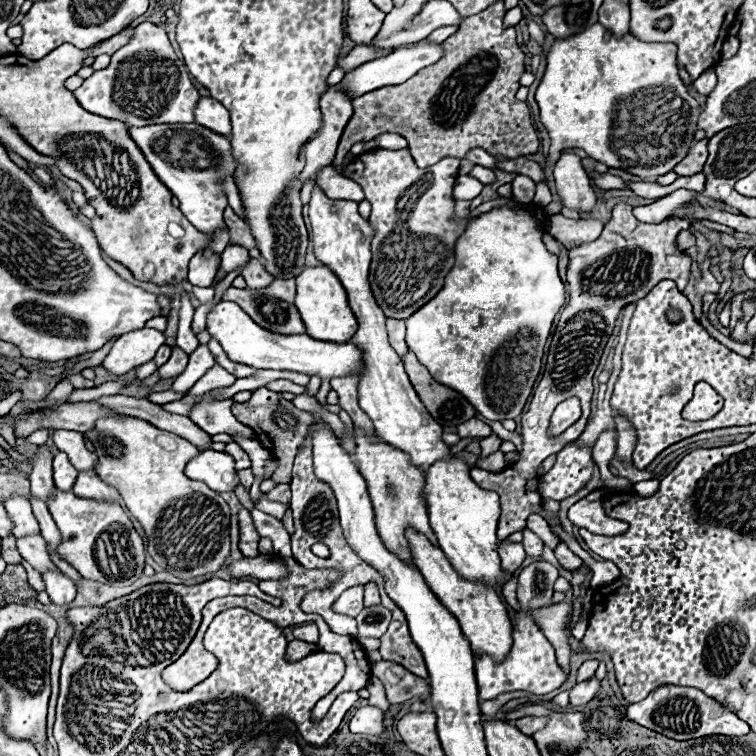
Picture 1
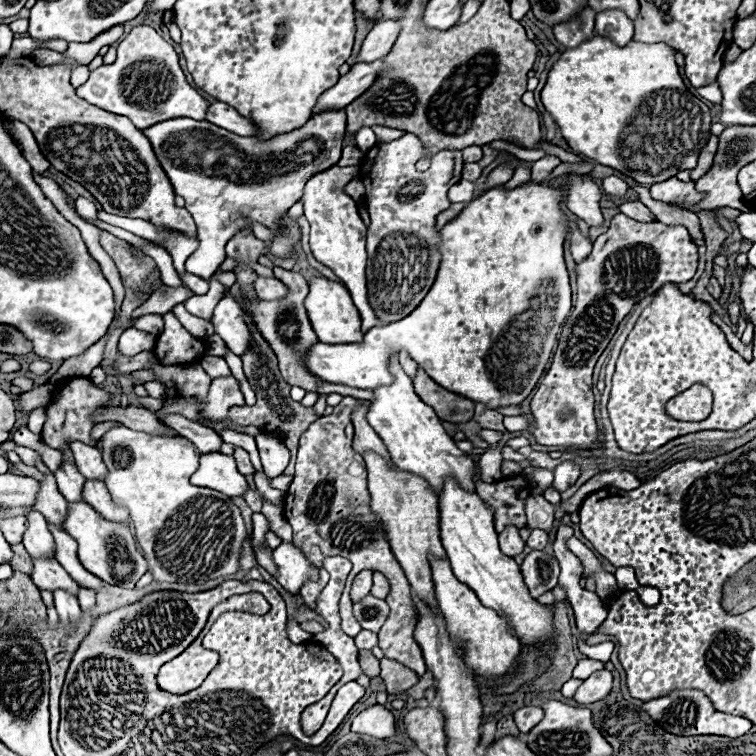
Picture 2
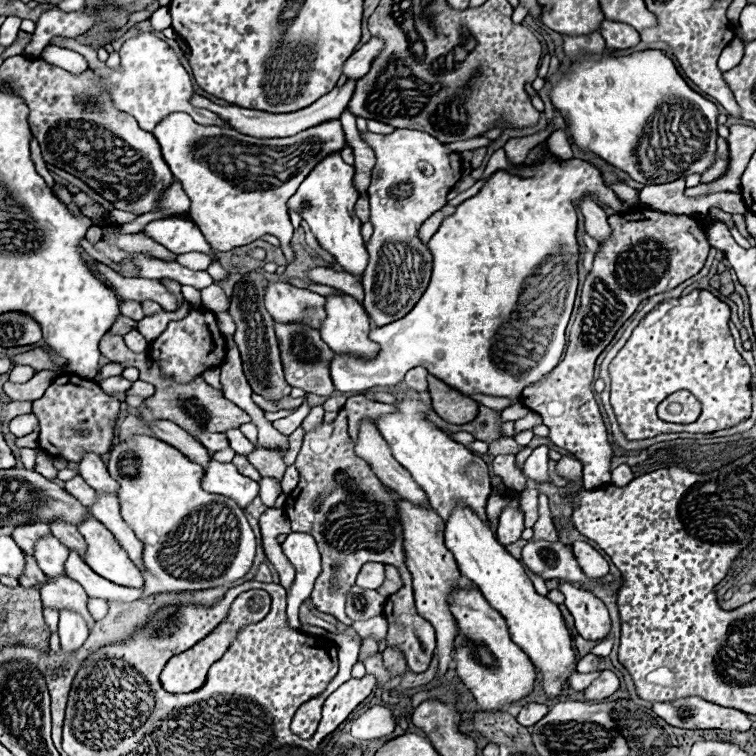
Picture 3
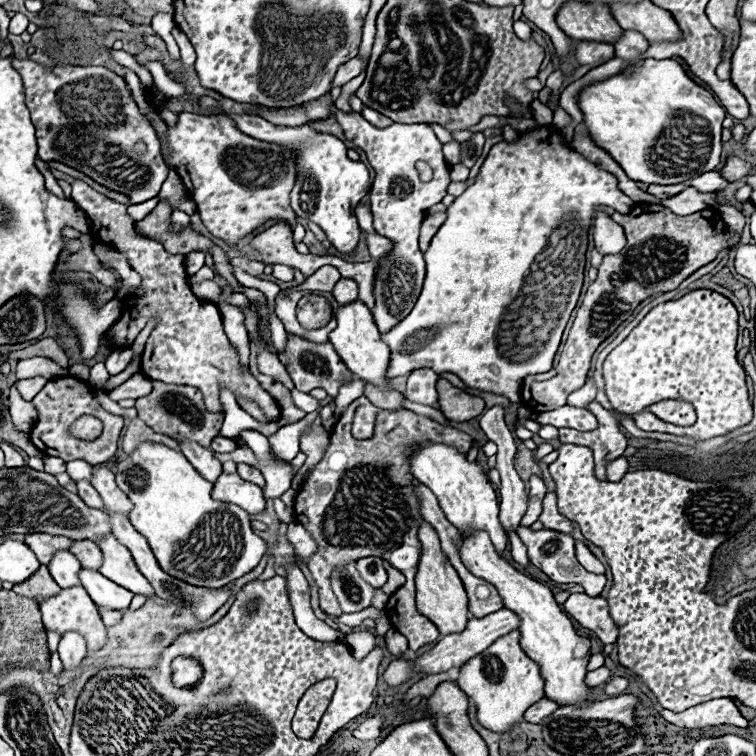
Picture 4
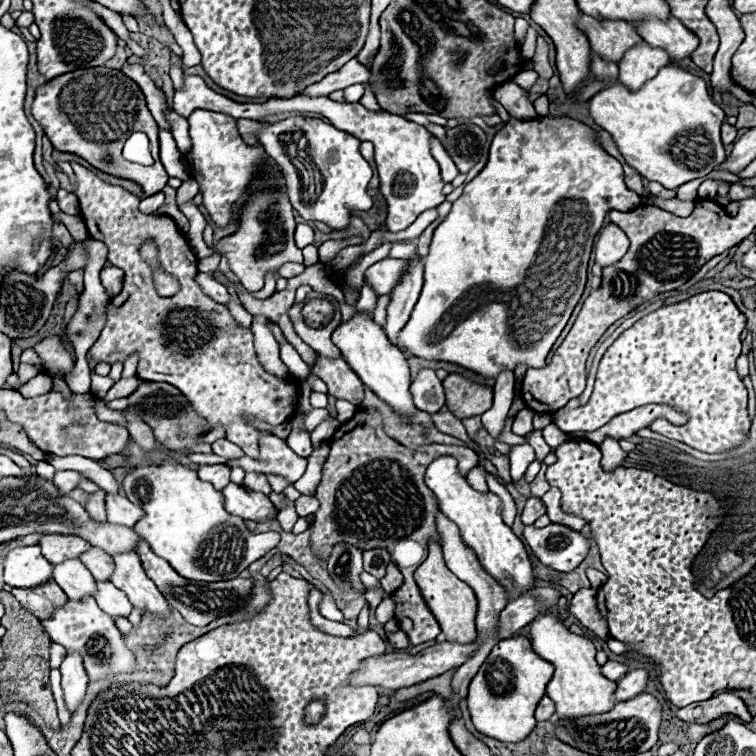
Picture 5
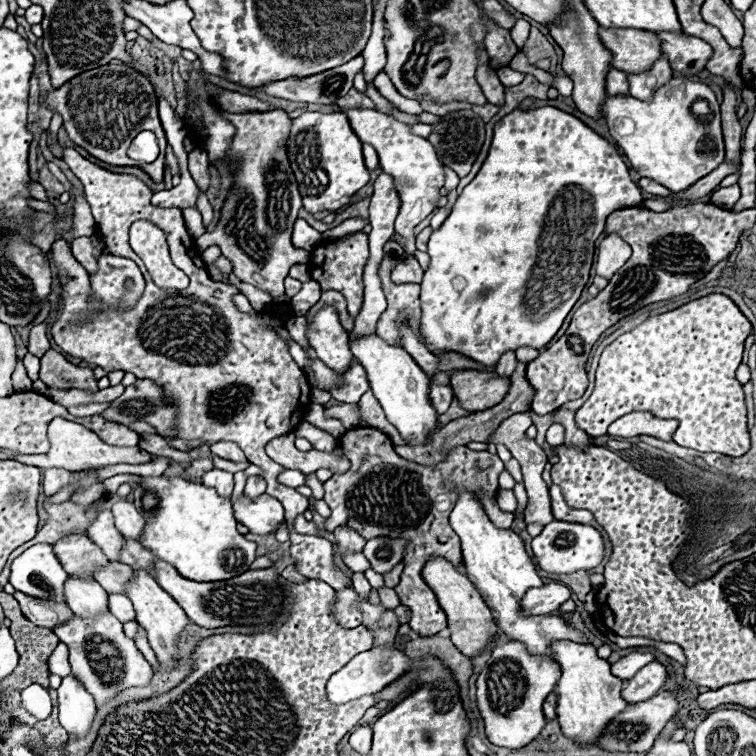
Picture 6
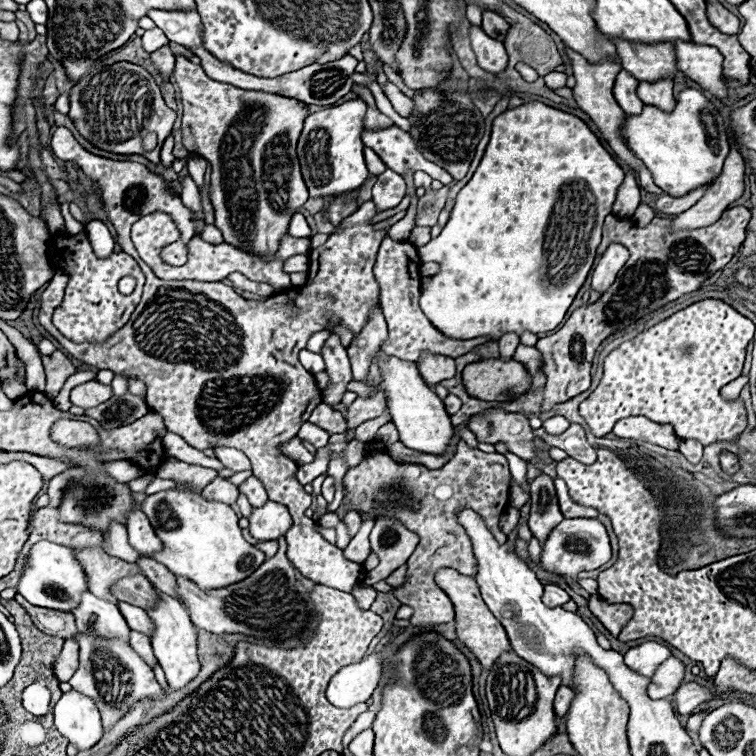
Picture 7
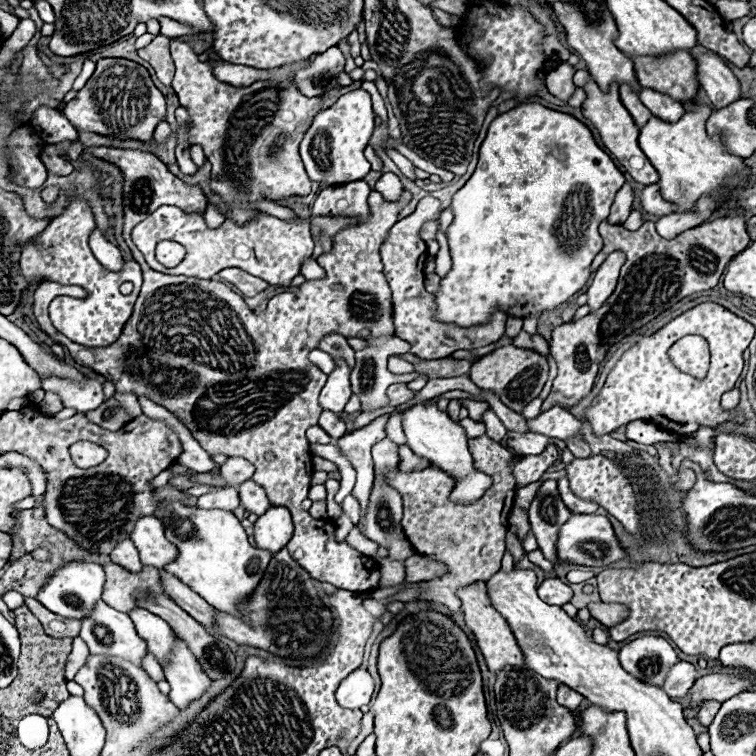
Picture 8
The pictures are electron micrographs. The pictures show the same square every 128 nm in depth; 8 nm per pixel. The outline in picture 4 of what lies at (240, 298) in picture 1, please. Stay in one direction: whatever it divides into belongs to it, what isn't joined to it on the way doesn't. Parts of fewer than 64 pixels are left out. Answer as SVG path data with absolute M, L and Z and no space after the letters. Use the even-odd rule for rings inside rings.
M288 334L288 346L280 354L280 360L288 368L292 380L296 384L296 390L300 390L300 392L310 392L314 388L324 388L330 396L336 396L340 386L352 380L352 372L342 364L340 356L336 354L336 350L332 348L330 342L310 344L308 340L302 340L300 336Z

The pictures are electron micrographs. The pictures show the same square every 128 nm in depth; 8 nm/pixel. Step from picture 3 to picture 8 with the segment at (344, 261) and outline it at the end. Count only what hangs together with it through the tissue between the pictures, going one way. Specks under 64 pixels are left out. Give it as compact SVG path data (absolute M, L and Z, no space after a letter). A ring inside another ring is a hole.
M352 90L330 108L322 110L312 126L308 128L302 144L300 156L304 160L306 172L314 182L324 182L328 186L346 184L350 180L362 180L370 172L370 164L364 158L364 148L374 130L374 112L370 94L366 90Z

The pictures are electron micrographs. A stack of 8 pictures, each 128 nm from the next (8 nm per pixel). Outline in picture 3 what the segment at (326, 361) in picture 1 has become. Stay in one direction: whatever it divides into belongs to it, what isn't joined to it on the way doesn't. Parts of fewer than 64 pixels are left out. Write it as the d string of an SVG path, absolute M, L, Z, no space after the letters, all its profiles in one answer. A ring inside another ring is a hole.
M542 154L540 160L536 160L532 164L532 168L530 166L524 166L524 168L532 170L534 176L522 178L522 176L516 176L508 170L496 170L476 196L464 200L456 208L456 212L442 222L438 232L428 242L428 248L434 256L434 262L432 262L432 278L430 278L430 284L428 284L426 292L422 294L418 304L412 308L412 312L408 312L402 320L394 320L392 324L386 324L382 328L374 328L370 332L370 338L382 346L380 354L374 360L364 362L364 360L358 360L356 356L342 356L342 354L334 356L334 360L330 364L330 372L332 372L332 380L334 380L334 386L336 386L338 392L362 394L362 392L366 392L374 386L396 386L398 382L404 380L404 374L408 370L412 370L414 366L424 366L430 374L438 376L448 386L454 386L454 390L458 390L458 392L486 394L486 396L500 396L500 398L520 398L522 390L528 384L532 384L542 374L546 374L546 372L550 372L552 368L558 366L562 350L564 350L564 340L566 340L564 330L566 330L566 324L570 320L570 312L572 312L574 298L576 298L576 292L578 292L578 256L580 256L580 250L578 250L578 240L576 240L576 230L578 230L576 204L584 196L596 194L596 198L602 204L610 206L616 212L622 212L624 202L604 184L602 174L592 164L588 164L584 160L576 160L576 158L572 158L572 160L550 160L550 158L546 158L546 154ZM220 312L220 314L216 314L216 316L218 316L218 328L220 328L220 332L222 332L224 336L234 334L236 326L234 326L234 322L232 322L230 314L228 314L228 312Z

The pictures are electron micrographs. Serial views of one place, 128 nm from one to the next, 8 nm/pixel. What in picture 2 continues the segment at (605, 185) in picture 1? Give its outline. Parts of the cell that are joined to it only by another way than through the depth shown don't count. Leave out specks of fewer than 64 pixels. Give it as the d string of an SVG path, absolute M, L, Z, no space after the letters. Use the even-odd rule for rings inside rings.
M638 186L636 192L640 196L640 202L644 202L652 210L652 214L656 216L659 222L666 225L686 226L690 230L692 240L698 246L704 246L704 236L702 236L702 230L700 230L700 224L698 224L697 214L682 210L678 206L668 206L668 204L652 200L650 194L648 194L648 188L644 188L644 186Z

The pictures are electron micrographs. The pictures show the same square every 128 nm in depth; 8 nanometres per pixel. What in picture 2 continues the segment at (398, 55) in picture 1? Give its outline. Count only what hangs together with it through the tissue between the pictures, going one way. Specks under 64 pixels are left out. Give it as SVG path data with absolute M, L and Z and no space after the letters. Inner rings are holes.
M382 60L374 64L354 64L346 76L340 76L336 86L322 92L312 116L316 116L318 112L346 108L346 104L356 100L360 92L366 92L366 88L374 84L380 70L382 70Z

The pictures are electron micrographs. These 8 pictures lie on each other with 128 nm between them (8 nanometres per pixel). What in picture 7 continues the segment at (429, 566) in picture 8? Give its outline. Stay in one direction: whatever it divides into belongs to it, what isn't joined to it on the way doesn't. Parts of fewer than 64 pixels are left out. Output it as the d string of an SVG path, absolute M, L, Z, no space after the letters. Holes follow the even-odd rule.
M404 564L404 566L400 566L398 570L394 570L394 572L392 572L392 574L386 578L386 582L388 582L392 588L398 588L400 584L404 584L406 574L408 574L408 566Z

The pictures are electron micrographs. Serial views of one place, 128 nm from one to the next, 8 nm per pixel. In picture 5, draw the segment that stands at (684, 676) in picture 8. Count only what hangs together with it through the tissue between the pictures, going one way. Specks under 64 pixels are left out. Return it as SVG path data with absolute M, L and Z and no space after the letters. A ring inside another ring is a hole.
M640 668L640 670L632 670L628 672L622 680L618 680L618 690L616 690L616 700L630 700L636 698L638 694L644 692L648 682L648 670Z

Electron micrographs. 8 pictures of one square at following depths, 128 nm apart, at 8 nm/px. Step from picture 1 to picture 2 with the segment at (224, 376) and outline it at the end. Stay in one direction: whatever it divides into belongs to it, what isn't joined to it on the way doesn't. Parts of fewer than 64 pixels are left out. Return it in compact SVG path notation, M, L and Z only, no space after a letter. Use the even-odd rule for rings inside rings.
M206 356L206 360L200 360L202 368L210 374L210 378L218 378L218 376L228 376L230 368L226 364L224 358L220 356Z

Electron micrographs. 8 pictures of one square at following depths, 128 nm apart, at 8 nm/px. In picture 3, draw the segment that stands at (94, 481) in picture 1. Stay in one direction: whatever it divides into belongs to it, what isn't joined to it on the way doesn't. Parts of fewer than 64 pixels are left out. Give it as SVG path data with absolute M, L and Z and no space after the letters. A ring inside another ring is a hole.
M98 494L98 504L90 506L94 518L98 518L112 534L114 538L122 544L122 548L128 552L128 556L134 560L134 564L144 570L142 564L142 542L134 536L132 528L122 520L120 516L120 504L116 496L110 494Z

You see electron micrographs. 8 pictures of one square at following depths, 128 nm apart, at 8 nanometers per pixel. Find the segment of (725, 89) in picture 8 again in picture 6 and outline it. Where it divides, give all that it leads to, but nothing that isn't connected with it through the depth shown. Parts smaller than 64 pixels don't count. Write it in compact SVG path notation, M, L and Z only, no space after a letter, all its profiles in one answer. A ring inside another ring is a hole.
M660 32L658 38L662 40L662 52L668 56L674 72L696 76L698 72L706 70L706 64L712 56L712 46L708 42L688 36L684 32Z

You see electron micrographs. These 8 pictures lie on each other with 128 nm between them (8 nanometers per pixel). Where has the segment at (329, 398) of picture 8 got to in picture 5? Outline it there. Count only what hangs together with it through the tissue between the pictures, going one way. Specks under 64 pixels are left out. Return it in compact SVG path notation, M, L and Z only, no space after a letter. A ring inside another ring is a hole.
M330 296L330 302L334 304L334 316L330 320L328 326L322 326L322 328L310 328L304 324L302 320L302 306L300 304L294 304L290 308L290 320L294 322L294 328L298 332L298 336L308 344L312 346L320 356L326 356L326 358L340 358L342 352L332 344L332 332L338 328L338 324L341 323L340 308L338 308L338 300L334 300Z

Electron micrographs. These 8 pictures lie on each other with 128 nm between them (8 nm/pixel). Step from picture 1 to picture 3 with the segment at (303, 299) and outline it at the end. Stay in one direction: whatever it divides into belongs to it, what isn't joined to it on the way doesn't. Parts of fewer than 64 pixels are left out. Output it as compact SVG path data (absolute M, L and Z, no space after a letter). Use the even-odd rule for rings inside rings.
M348 294L326 298L326 320L322 320L320 334L322 334L322 340L330 346L330 350L334 354L352 354L360 360L374 360L380 350L380 344L376 344L368 338L370 322L364 312L364 306L358 300L350 298Z

